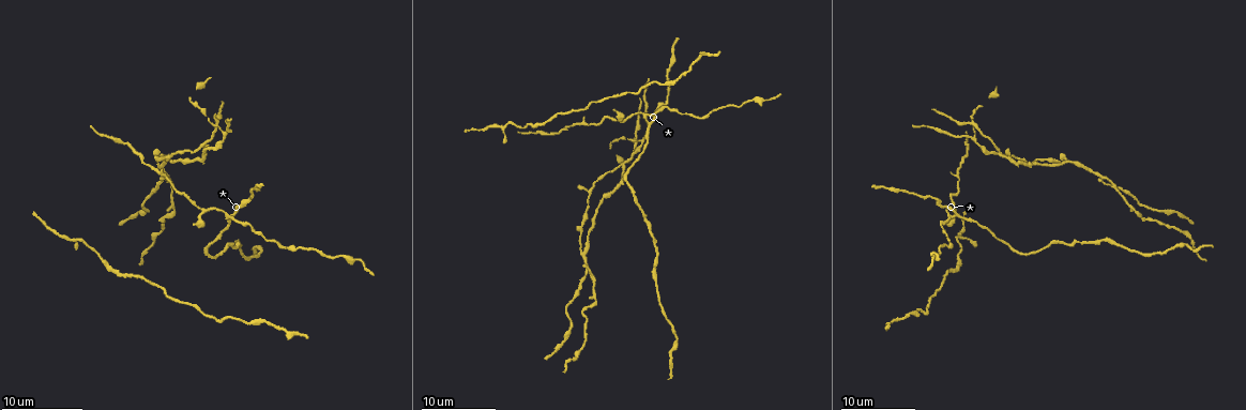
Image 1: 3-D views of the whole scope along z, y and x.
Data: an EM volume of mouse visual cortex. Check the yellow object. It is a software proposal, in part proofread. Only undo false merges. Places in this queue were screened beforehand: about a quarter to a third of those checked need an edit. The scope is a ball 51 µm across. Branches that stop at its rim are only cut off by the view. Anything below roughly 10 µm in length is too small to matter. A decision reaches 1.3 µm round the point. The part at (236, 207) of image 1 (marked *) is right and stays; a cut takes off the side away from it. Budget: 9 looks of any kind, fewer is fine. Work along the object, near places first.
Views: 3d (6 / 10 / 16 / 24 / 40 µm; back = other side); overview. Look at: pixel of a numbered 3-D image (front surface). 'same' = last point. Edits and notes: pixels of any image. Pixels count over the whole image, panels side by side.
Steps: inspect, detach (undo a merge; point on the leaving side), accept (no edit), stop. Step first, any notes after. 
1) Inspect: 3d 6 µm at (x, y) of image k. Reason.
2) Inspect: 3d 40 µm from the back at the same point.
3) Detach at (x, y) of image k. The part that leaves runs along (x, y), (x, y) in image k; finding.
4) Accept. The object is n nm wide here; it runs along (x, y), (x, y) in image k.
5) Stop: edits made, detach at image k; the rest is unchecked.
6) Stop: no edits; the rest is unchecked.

Inspect: 3d 10 µm at (587, 193) of image 1. Arms part here.

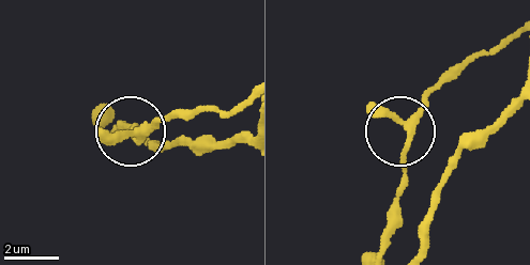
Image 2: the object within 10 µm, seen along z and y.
Accept. The side arm is 21 µm long; continuous, no second cell.

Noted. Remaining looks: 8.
Inspect: 3d 16 µm at (647, 122) of image 1. Three-way junction.

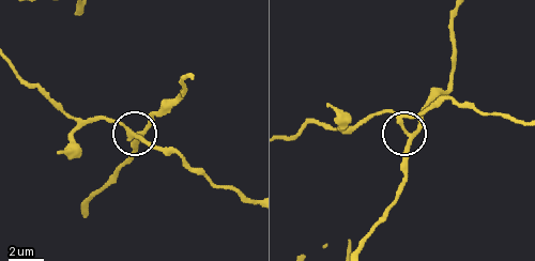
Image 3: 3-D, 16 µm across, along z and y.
Detach at (152, 144) of image 3. A second cell is stuck on.

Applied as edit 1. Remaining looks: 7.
Inspect: 3d 10 µm at (205, 142) of image 1. Four-way junction.

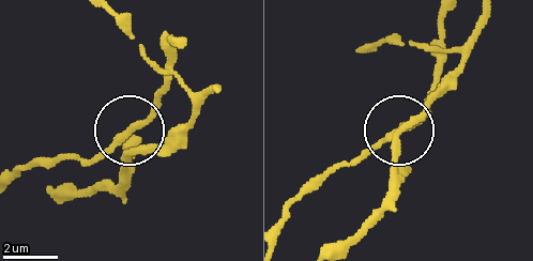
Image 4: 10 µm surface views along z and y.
Accept. The object is 200 nm wide here; all the same cell.

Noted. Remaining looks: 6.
Inspect: 3d 6 µm at (586, 270) of image 1. Four-way junction.

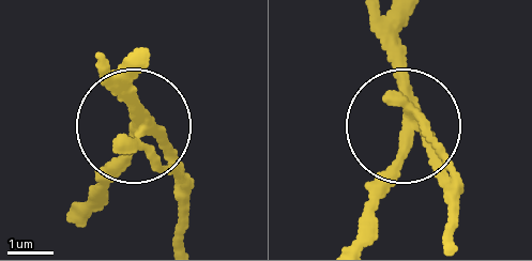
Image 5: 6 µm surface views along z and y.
Accept. The side arm is 17 µm long; it runs along (410, 15), (403, 165), (371, 206) in image 5; one cell here.

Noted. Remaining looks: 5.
Stop: edits made, detach at image 3; the rest is unchecked.

